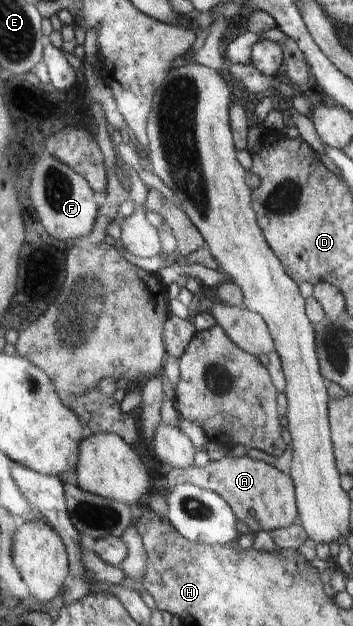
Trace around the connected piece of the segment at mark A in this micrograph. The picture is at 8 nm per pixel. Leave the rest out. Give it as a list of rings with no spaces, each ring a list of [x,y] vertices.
[[[230,453],[220,461],[211,461],[204,468],[193,466],[171,469],[166,476],[171,488],[189,483],[214,493],[219,493],[231,505],[238,520],[247,524],[255,534],[288,527],[297,518],[295,491],[289,476],[279,472],[274,465],[257,462],[249,455],[232,457]]]

